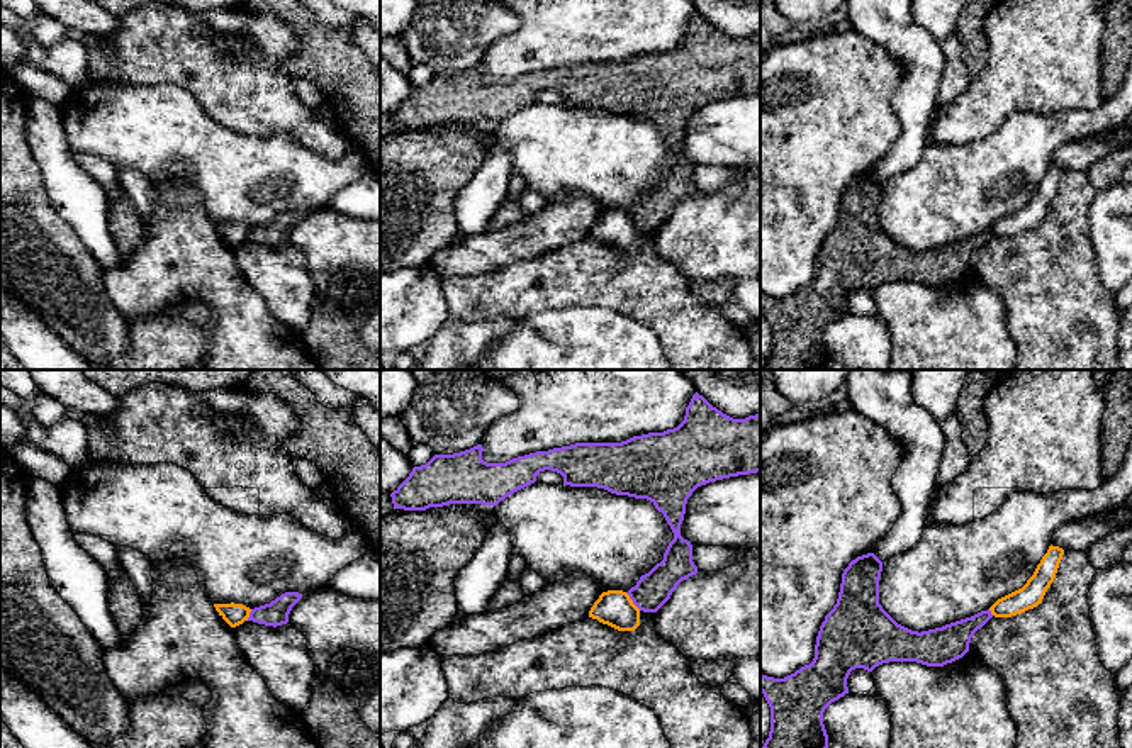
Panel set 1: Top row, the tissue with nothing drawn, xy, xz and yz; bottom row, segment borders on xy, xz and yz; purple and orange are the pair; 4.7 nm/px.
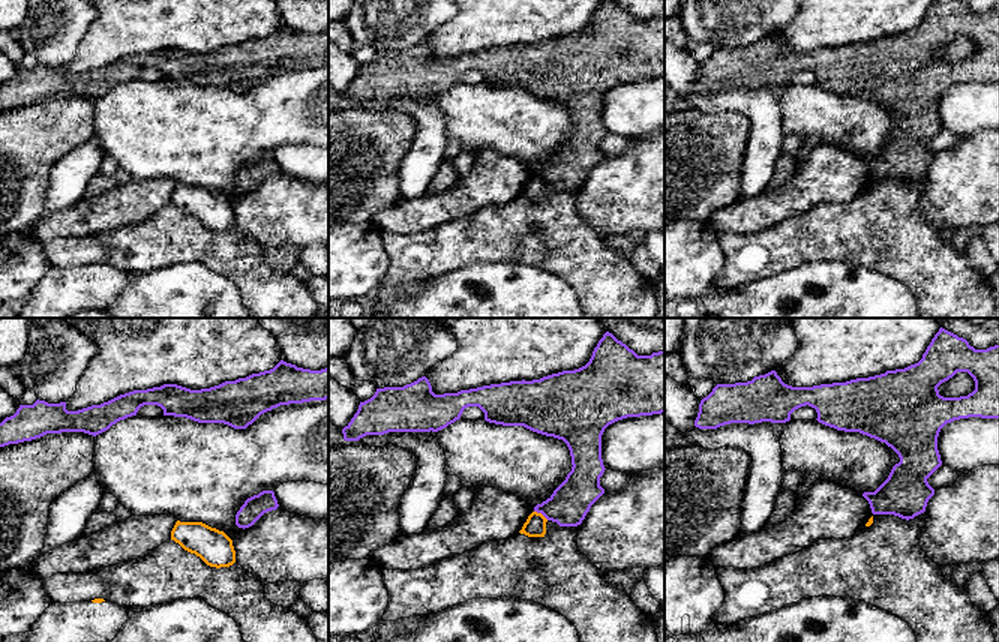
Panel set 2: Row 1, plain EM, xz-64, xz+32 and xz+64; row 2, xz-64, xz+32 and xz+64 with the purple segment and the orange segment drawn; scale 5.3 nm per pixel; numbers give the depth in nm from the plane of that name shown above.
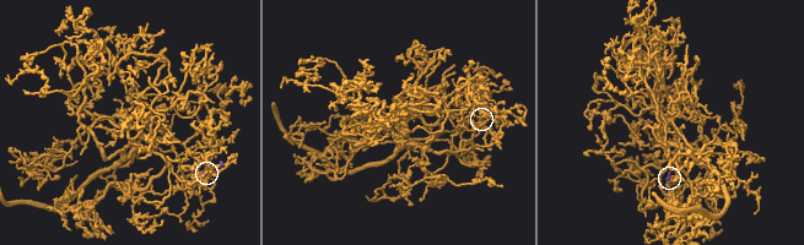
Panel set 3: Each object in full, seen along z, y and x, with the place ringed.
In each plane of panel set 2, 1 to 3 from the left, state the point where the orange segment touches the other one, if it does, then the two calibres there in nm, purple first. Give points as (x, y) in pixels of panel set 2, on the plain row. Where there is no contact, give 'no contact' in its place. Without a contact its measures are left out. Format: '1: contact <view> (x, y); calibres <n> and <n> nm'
1: no contact
2: contact xz+32 (542, 177); calibres 220 and 110 nm
3: no contact

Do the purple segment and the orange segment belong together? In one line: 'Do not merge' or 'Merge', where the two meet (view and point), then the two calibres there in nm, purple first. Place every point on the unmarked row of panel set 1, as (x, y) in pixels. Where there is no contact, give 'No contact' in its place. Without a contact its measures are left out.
Do not merge. Touches purple at xz (632, 219). Thickness 170 nm (purple) against 170 nm

